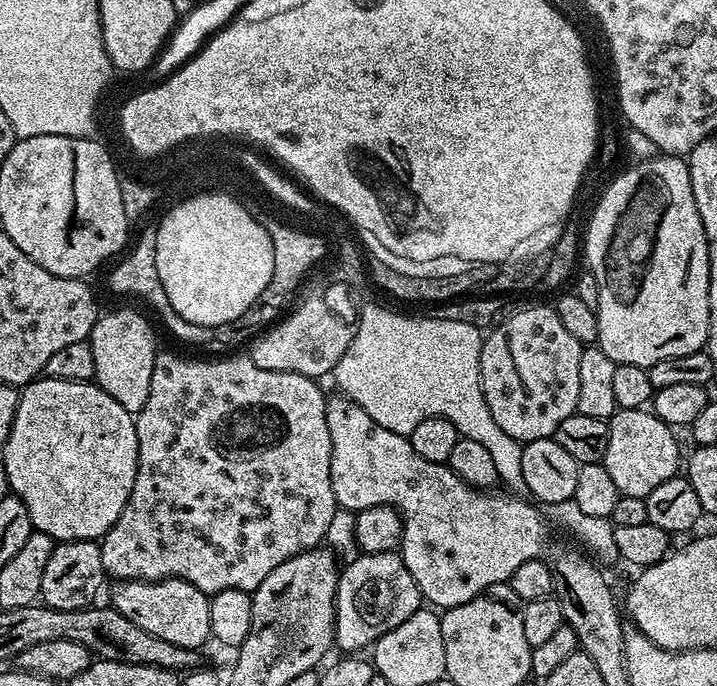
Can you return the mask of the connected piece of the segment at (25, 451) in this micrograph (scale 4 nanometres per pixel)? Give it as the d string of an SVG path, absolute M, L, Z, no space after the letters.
M37 378L19 389L16 398L16 413L14 422L10 426L10 434L6 438L6 446L2 450L2 467L6 470L8 487L11 495L17 496L22 502L26 502L26 510L30 510L30 522L33 529L46 534L53 542L65 540L95 540L99 541L118 522L130 494L134 490L134 478L138 474L138 434L136 433L136 421L133 413L122 410L110 394L100 389L95 382L83 380L49 380Z

